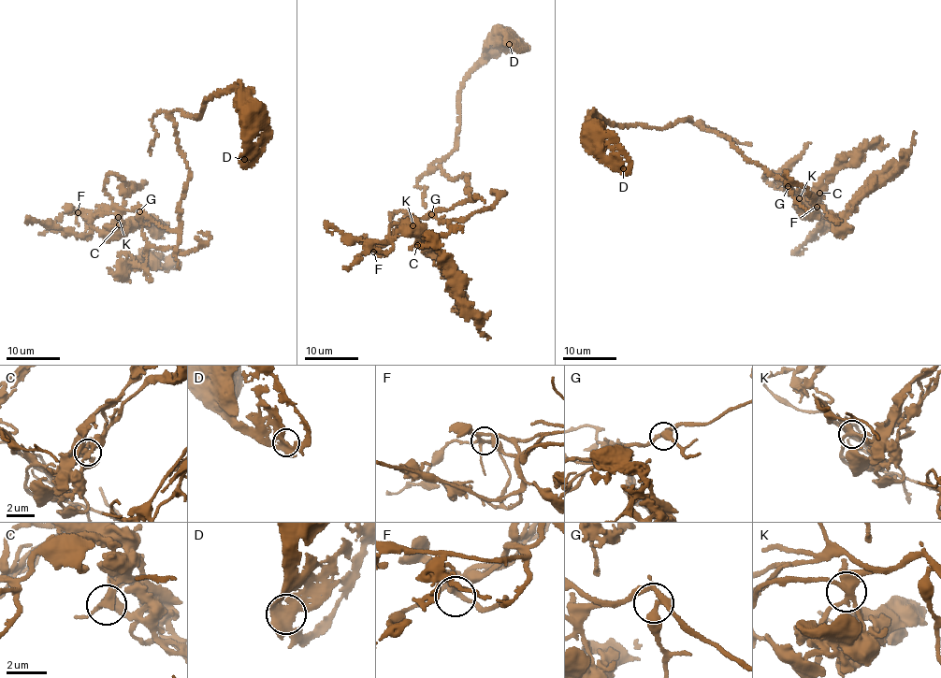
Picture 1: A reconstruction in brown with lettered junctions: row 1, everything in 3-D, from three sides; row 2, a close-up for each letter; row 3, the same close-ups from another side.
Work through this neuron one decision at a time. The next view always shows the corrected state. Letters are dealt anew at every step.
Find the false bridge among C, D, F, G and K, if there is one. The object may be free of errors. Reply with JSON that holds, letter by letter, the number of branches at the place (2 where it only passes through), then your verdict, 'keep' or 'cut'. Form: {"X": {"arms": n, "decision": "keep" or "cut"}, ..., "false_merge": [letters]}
{"C": {"arms": 4, "decision": "keep"}, "D": {"arms": 4, "decision": "keep"}, "F": {"arms": 4, "decision": "keep"}, "G": {"arms": 4, "decision": "keep"}, "K": {"arms": 6, "decision": "keep"}, "false_merge": []}

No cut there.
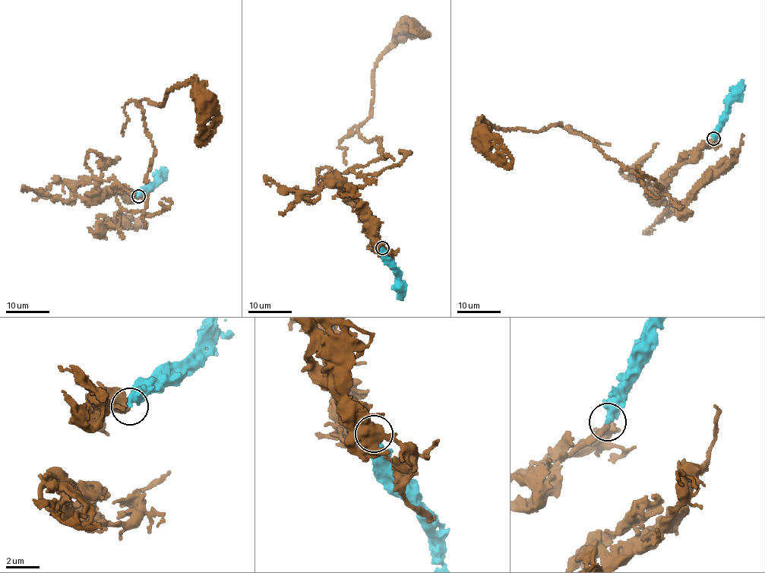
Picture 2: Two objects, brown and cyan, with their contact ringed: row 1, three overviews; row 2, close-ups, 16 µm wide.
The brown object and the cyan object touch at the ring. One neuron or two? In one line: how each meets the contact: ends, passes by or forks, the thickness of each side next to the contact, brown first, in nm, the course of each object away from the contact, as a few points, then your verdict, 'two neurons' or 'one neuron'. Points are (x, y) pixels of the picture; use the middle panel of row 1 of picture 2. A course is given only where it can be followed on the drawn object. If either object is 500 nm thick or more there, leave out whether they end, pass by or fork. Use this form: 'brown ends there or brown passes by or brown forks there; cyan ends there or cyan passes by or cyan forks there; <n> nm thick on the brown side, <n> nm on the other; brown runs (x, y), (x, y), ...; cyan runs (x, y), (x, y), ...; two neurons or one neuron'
brown ends there; cyan ends there; 260 nm thick on the brown side, 360 nm on the other; brown runs (381, 248), (342, 182), (317, 180), (384, 158), (380, 138), (351, 131), (370, 115), (375, 63), (412, 25); cyan runs (381, 248), (384, 256), (395, 272), (401, 299); two neurons

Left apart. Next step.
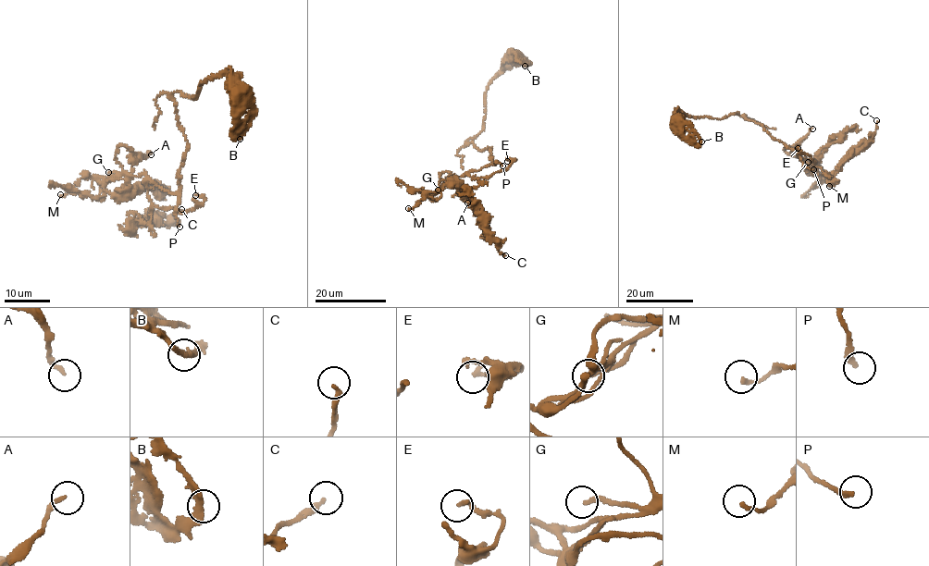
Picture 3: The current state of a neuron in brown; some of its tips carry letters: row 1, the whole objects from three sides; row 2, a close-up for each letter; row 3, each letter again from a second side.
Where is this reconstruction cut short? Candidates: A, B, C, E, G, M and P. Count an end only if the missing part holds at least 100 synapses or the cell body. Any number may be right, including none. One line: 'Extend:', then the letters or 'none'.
Extend: G, P

